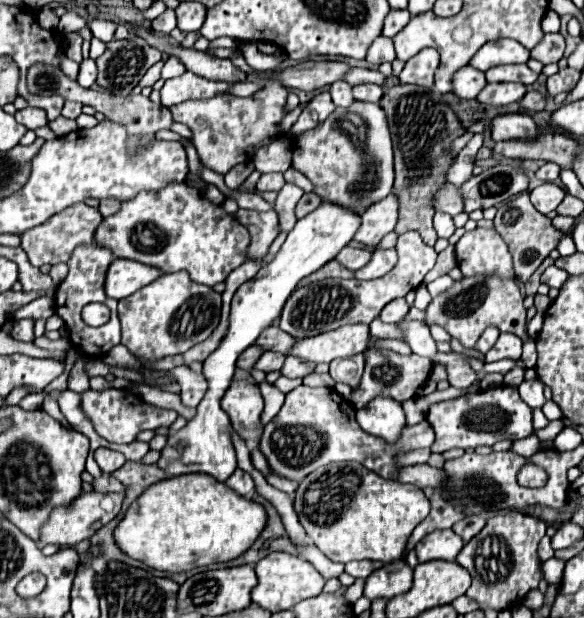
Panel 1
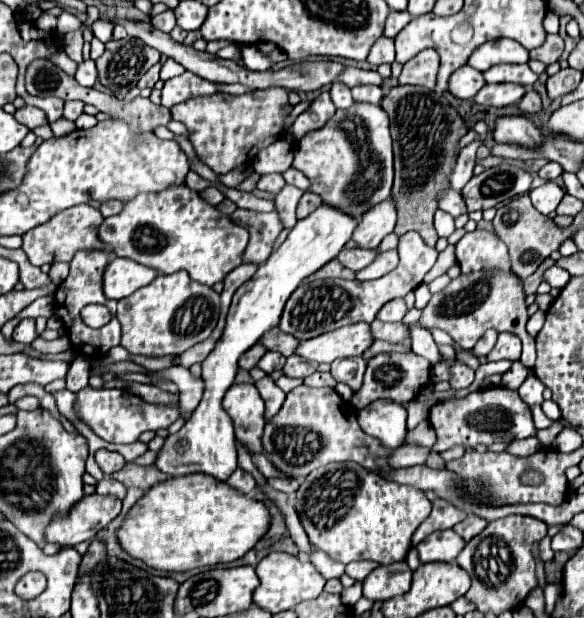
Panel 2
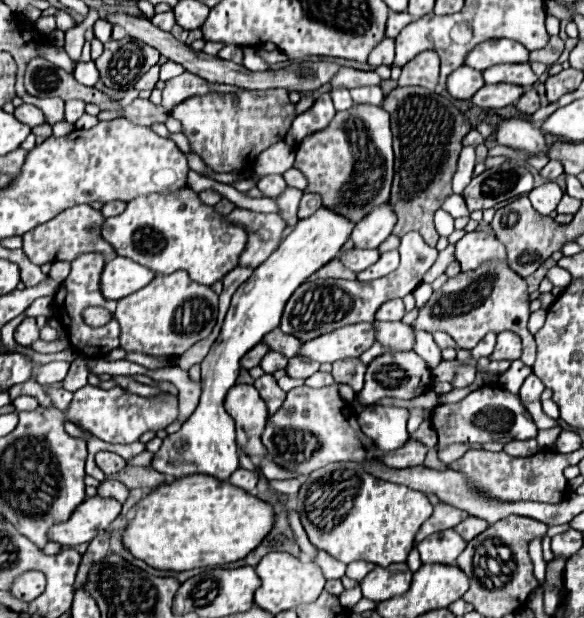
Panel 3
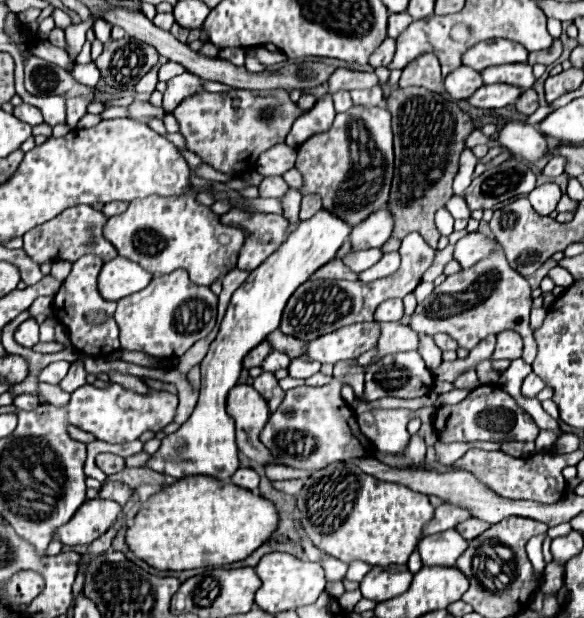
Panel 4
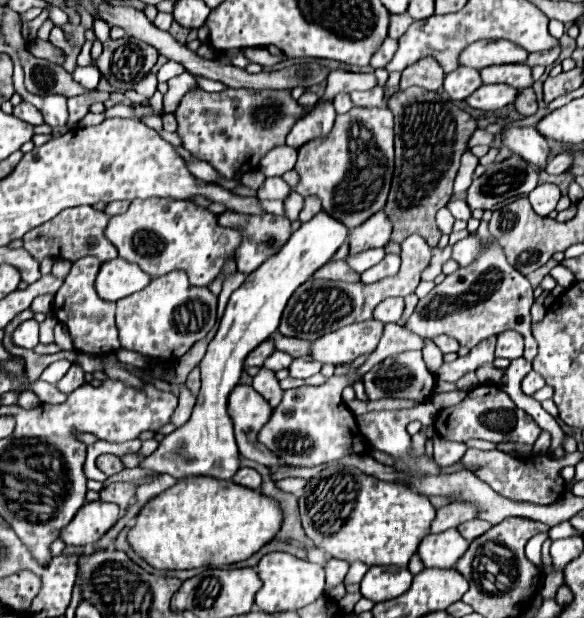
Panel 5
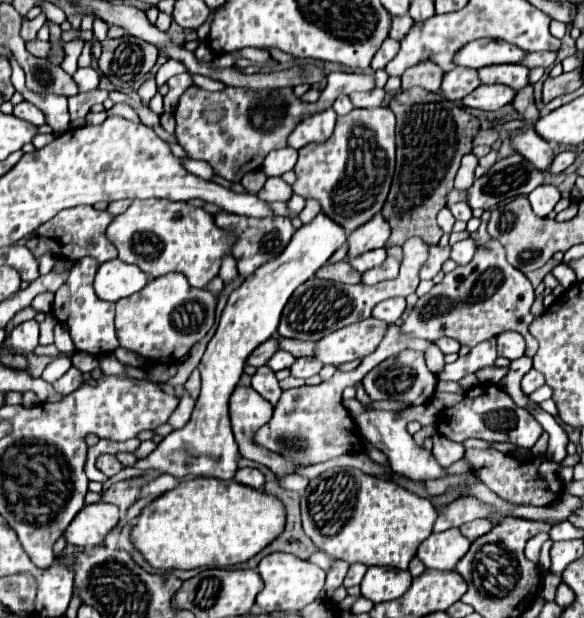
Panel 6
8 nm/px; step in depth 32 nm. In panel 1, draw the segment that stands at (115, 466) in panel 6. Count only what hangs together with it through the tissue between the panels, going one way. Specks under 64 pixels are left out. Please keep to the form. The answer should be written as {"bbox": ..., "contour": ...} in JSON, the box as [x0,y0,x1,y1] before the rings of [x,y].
{"bbox":[94,448,126,474],"contour":[[[100,448],[98,452],[94,452],[94,458],[96,458],[96,462],[98,462],[98,466],[102,468],[104,474],[116,472],[126,462],[126,458],[120,452],[114,452],[114,450],[108,450],[108,448]]]}

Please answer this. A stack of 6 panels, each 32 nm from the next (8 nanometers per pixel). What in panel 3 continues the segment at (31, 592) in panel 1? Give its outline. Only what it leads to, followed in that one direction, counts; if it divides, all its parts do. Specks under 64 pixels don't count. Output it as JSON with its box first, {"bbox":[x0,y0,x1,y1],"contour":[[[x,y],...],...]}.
{"bbox":[12,572,46,602],"contour":[[[24,572],[20,574],[14,582],[12,582],[12,596],[16,596],[16,600],[24,600],[24,602],[30,602],[34,600],[36,596],[40,596],[44,592],[44,586],[46,586],[46,580],[44,580],[44,574],[40,572]]]}

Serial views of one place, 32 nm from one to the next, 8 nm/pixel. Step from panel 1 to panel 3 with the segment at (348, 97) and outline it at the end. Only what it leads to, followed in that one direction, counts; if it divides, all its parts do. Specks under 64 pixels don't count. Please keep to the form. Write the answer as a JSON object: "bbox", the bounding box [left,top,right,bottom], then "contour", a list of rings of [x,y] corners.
{"bbox":[330,88,354,112],"contour":[[[346,88],[332,90],[330,94],[332,94],[334,106],[336,106],[336,110],[338,110],[338,112],[342,112],[342,110],[348,110],[348,108],[352,108],[352,106],[354,106],[354,104],[352,104],[352,98],[350,98],[350,92],[348,92]]]}

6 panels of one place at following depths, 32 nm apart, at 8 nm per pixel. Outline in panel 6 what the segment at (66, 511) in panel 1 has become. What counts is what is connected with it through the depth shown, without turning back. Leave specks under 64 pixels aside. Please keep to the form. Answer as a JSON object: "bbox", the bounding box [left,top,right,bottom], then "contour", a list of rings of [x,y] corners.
{"bbox":[64,502,118,546],"contour":[[[96,502],[84,506],[76,520],[66,528],[64,538],[74,546],[102,544],[106,534],[118,524],[118,508],[108,502]]]}

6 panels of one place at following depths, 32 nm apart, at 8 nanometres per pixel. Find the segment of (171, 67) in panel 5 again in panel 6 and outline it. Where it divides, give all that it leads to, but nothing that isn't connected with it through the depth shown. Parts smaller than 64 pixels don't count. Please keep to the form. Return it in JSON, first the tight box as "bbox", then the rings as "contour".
{"bbox":[156,60,187,88],"contour":[[[168,60],[168,62],[158,70],[158,74],[156,74],[156,84],[158,84],[158,88],[160,88],[168,78],[184,72],[187,72],[187,69],[182,62],[178,62],[178,60]]]}

